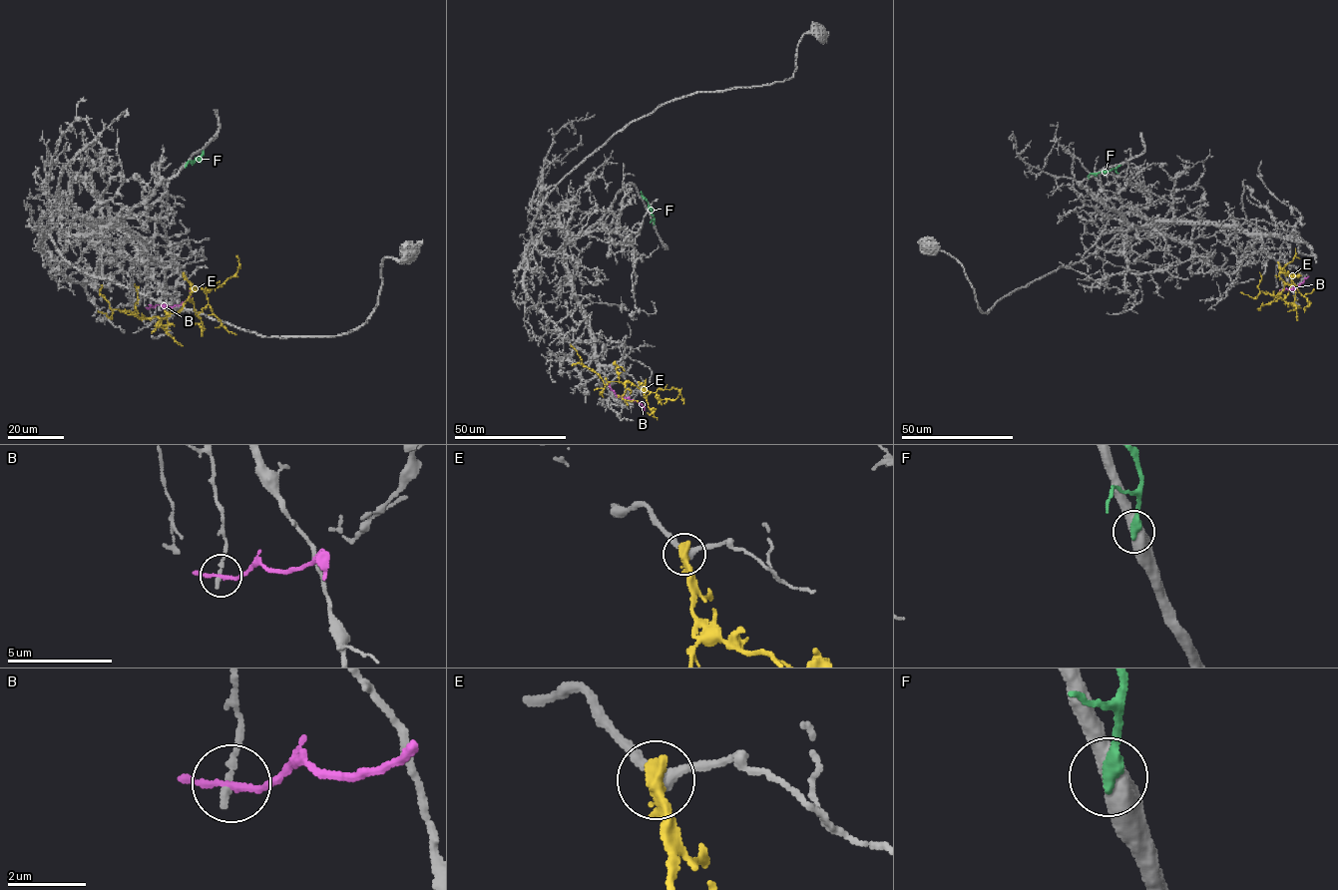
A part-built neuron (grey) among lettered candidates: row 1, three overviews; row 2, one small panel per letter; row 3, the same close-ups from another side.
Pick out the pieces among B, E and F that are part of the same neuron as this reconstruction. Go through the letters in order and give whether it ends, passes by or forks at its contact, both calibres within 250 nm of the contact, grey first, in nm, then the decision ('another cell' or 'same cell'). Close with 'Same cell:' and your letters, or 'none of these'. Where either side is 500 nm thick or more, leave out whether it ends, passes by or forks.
B: it passes by | 220/160 nm | another cell
E: it ends | 280/460 nm | another cell
F: 550/400 nm | another cell
Same cell: none of these

